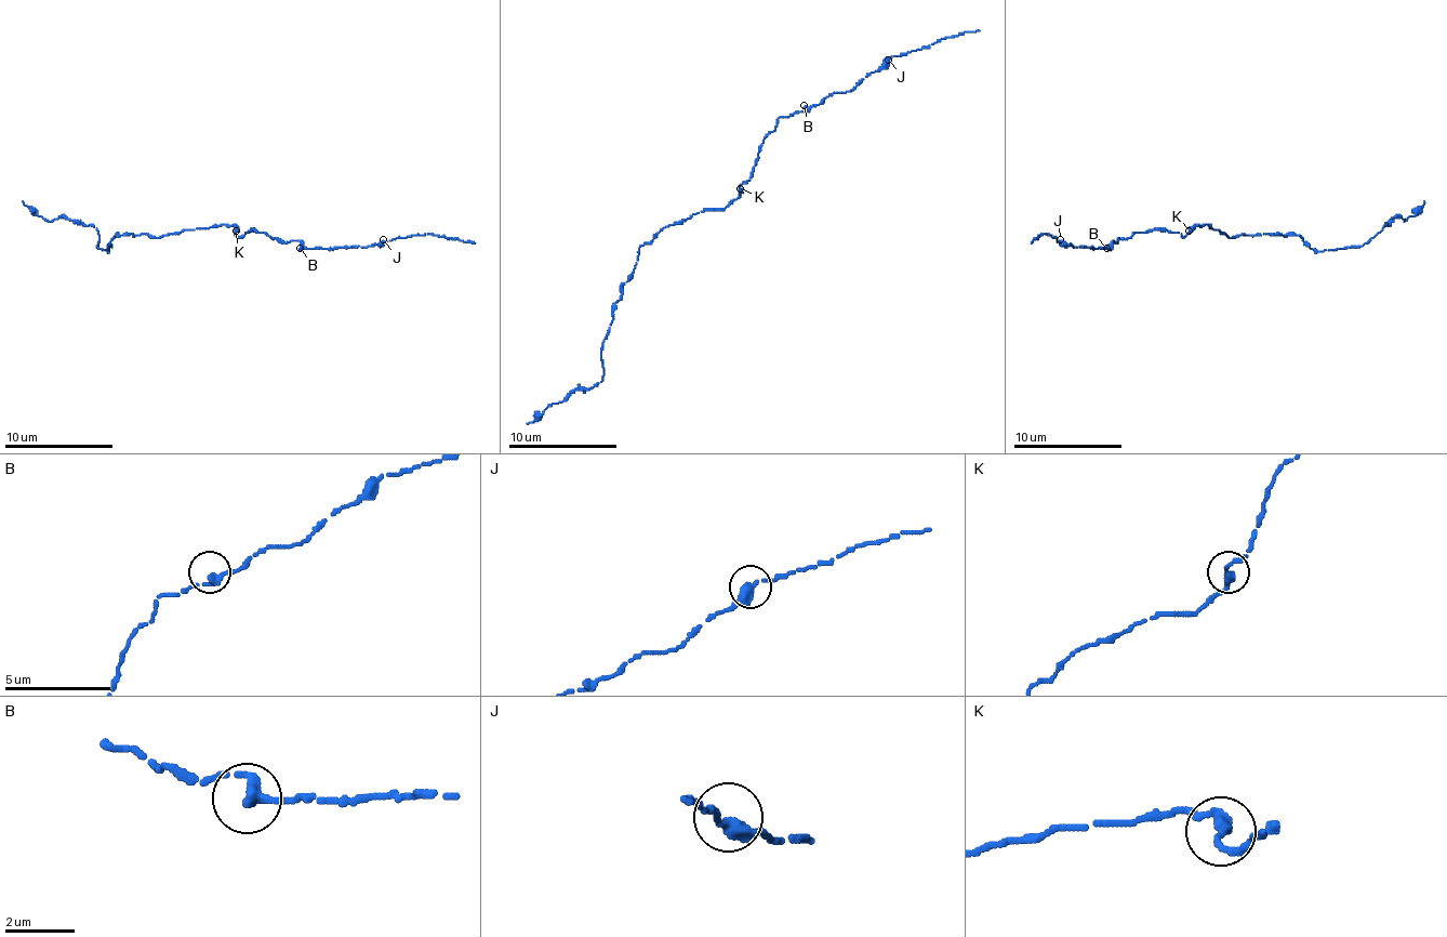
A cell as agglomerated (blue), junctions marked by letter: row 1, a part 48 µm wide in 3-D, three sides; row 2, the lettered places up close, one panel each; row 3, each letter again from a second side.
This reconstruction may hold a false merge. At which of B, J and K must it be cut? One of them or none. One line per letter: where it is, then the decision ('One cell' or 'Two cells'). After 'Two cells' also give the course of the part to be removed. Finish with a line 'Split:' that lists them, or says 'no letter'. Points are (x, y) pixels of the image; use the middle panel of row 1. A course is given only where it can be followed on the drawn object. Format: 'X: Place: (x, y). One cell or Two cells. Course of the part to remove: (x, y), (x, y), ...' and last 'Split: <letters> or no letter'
B: Place: (804, 105). One cell
J: Place: (888, 60). One cell
K: Place: (740, 188). One cell
Split: no letter

